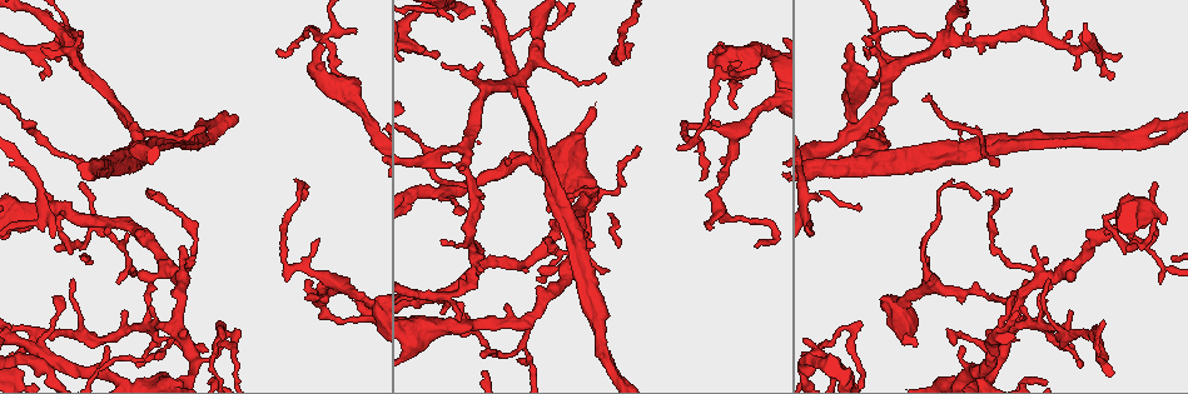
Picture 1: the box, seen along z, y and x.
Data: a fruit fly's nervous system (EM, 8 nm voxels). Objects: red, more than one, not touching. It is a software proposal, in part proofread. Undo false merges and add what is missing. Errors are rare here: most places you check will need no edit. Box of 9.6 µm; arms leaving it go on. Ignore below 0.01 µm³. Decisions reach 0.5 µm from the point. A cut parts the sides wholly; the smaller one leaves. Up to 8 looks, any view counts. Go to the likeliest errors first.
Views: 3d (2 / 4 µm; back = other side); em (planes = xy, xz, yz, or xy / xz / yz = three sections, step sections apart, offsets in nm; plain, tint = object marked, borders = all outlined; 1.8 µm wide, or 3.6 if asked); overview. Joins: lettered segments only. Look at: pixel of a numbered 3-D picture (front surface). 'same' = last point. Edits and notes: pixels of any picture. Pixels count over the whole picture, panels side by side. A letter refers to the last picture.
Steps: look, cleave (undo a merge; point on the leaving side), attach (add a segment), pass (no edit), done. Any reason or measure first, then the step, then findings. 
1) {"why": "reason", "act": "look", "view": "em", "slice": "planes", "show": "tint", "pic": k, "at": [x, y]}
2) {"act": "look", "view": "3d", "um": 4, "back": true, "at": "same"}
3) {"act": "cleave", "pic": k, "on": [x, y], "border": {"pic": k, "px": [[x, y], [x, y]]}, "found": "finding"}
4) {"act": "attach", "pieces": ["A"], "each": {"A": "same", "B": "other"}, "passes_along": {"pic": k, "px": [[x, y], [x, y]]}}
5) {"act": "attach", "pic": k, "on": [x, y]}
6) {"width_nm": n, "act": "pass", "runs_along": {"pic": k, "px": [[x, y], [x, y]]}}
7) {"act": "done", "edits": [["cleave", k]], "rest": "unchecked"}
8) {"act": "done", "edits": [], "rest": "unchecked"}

{"why": "an open end", "act": "look", "view": "em", "slice": "yz", "step": 16, "show": "tint", "pic": 1, "at": [310, 281]}

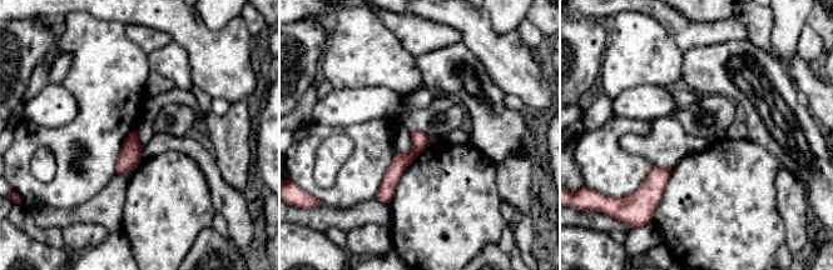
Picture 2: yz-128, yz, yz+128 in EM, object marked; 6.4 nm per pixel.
{"why": "another direction", "act": "look", "view": "em", "slice": "planes", "show": "borders", "at": "same"}

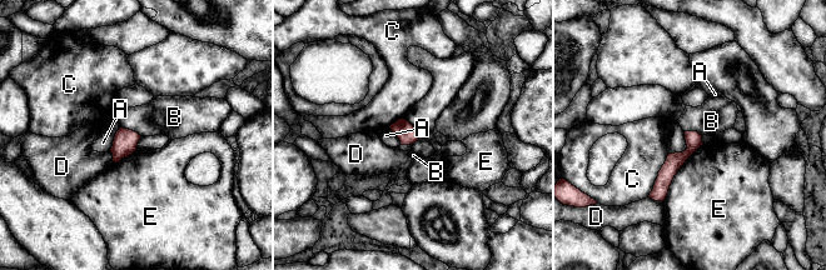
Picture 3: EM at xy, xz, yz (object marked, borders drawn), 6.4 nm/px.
{"act": "pass", "each": {"A": "other", "B": "other", "C": "other", "D": "other", "E": "other"}, "runs_along": {"pic": 3, "px": [[693, 134], [655, 196]]}, "found": "no lettered segment goes on from it"}

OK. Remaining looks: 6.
{"why": "sharp bend", "act": "look", "view": "em", "slice": "planes", "show": "plain", "pic": 1, "at": [37, 48]}

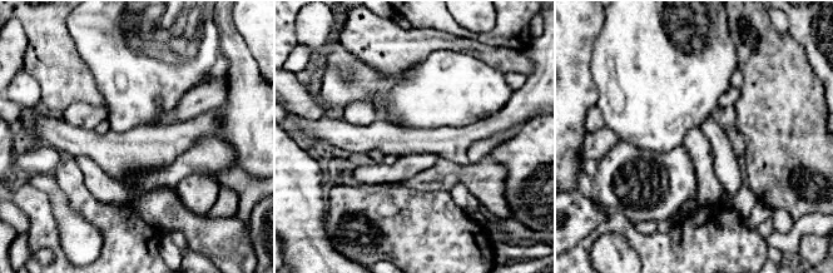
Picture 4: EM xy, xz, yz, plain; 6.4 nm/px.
{"why": "see the neighbours", "act": "look", "view": "em", "slice": "planes", "show": "borders", "at": "same"}

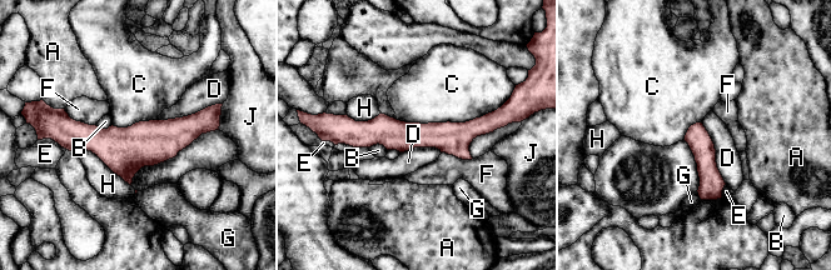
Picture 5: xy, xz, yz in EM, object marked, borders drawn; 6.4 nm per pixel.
{"width_nm": 150, "longest_contact_nm": ["C", 700], "act": "pass", "each": {"A": "other", "B": "other", "C": "other", "D": "other", "E": "other", "F": "other", "G": "other", "H": "other", "J": "other"}, "found": "all the same cell"}

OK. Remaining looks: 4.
{"why": "branch point", "act": "look", "view": "em", "slice": "xy", "step": 4, "show": "borders", "pic": 1, "at": [881, 52]}

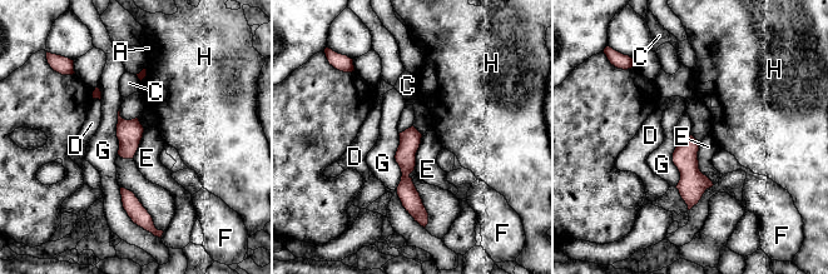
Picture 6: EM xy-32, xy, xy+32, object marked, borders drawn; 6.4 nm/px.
{"width_nm": 140, "act": "pass", "each": {"A": "other", "C": "other", "D": "other", "E": "other", "F": "other", "G": "other", "H": "other"}, "border": {"pic": 6, "px": [[699, 143], [698, 168], [714, 184]]}, "found": "all the same cell"}

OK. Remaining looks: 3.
{"act": "done", "edits": [], "rest": "unchecked"}

